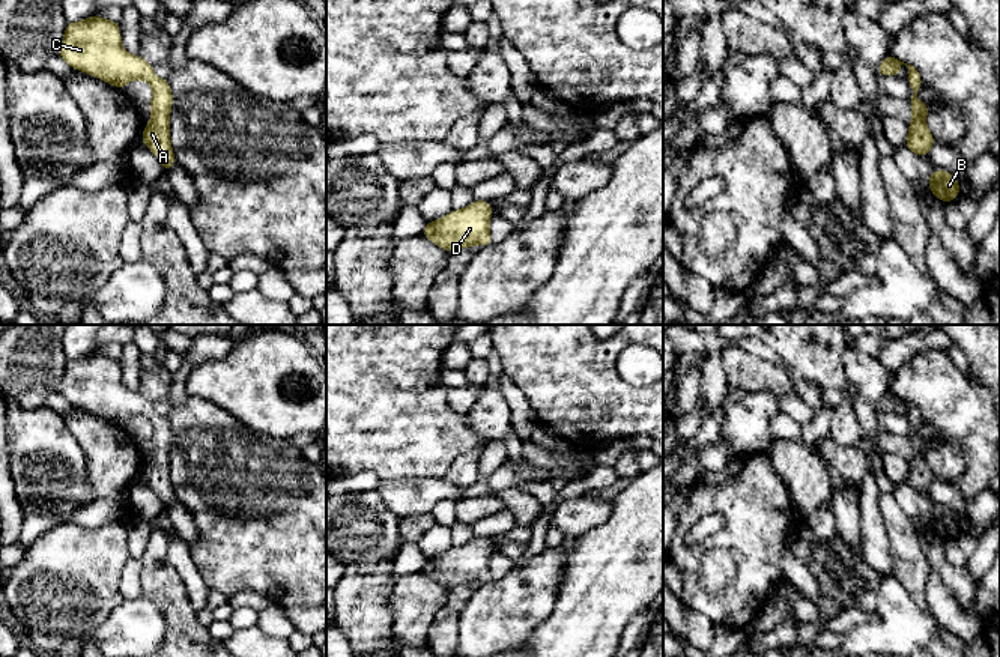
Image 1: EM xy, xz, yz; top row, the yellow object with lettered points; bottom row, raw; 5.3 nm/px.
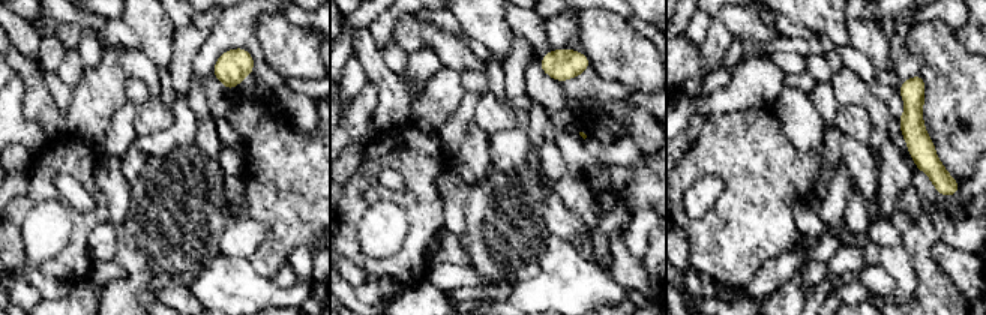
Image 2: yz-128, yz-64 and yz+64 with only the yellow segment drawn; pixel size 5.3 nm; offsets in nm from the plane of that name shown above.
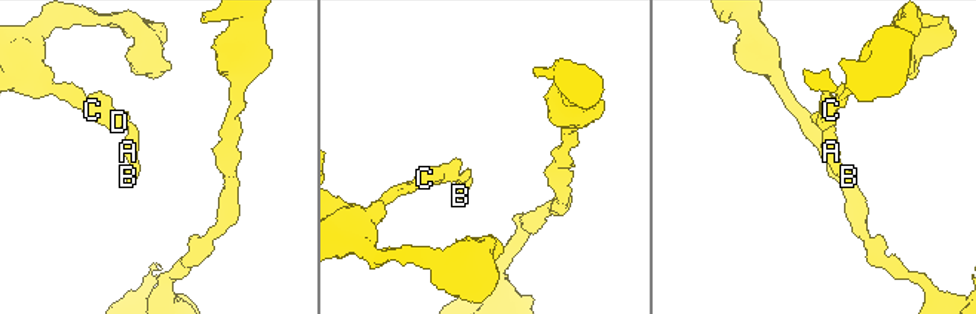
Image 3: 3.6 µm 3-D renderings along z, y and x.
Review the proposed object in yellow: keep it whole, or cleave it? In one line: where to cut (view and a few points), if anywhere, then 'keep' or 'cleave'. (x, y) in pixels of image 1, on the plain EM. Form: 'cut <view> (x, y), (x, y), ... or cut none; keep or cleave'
cut none; keep

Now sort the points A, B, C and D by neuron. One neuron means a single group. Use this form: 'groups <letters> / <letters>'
groups A B C D

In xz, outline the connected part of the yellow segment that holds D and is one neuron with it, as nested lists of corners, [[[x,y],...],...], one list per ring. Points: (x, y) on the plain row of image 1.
[[[475,537],[465,546],[453,546],[441,556],[427,558],[421,573],[448,589],[472,582],[486,583],[495,580],[489,570],[490,556],[490,538]]]

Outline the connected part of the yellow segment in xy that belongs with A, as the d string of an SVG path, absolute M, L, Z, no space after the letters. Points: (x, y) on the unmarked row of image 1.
M93 352L83 358L68 359L59 392L71 404L119 425L134 416L144 416L152 422L152 439L147 444L152 456L144 462L140 477L167 510L176 499L170 480L171 425L167 416L155 412L152 401L122 385L119 359Z

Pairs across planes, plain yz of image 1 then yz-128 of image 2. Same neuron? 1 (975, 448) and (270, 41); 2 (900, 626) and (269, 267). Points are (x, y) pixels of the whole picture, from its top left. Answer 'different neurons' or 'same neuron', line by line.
1: same neuron
2: different neurons

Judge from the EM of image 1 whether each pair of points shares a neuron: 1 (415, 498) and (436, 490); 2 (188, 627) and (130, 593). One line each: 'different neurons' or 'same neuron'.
1: same neuron
2: different neurons

